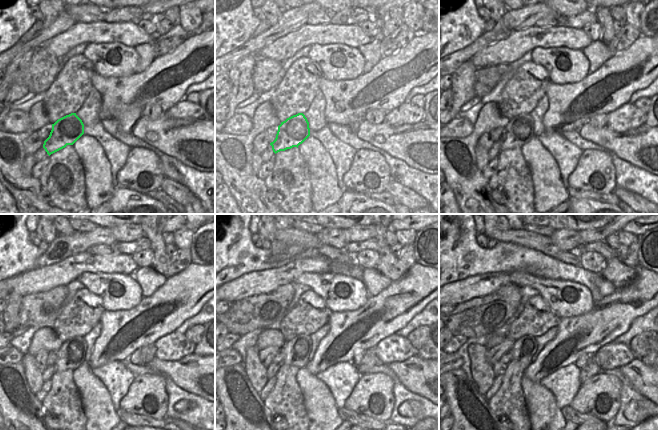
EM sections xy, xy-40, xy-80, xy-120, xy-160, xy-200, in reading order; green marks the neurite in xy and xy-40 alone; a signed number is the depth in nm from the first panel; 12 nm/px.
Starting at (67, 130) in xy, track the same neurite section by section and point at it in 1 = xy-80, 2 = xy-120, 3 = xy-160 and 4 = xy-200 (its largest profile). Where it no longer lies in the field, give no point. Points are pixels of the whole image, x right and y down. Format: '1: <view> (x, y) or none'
1: xy-80 (519, 130)
2: xy-120 (71, 354)
3: xy-160 (297, 350)
4: xy-200 (524, 348)

